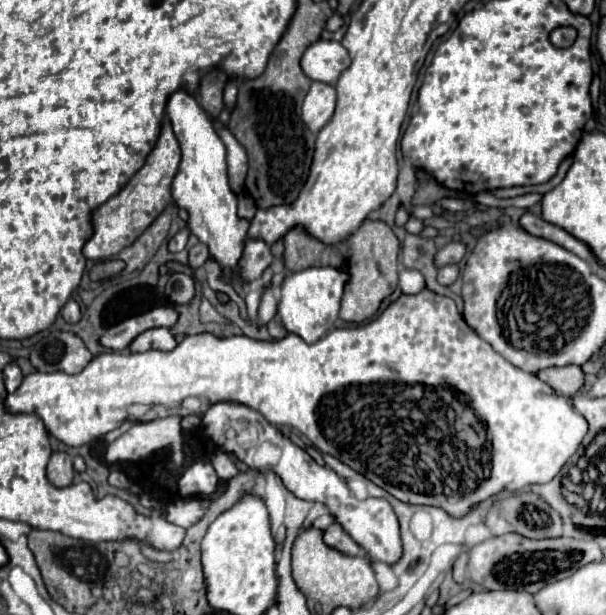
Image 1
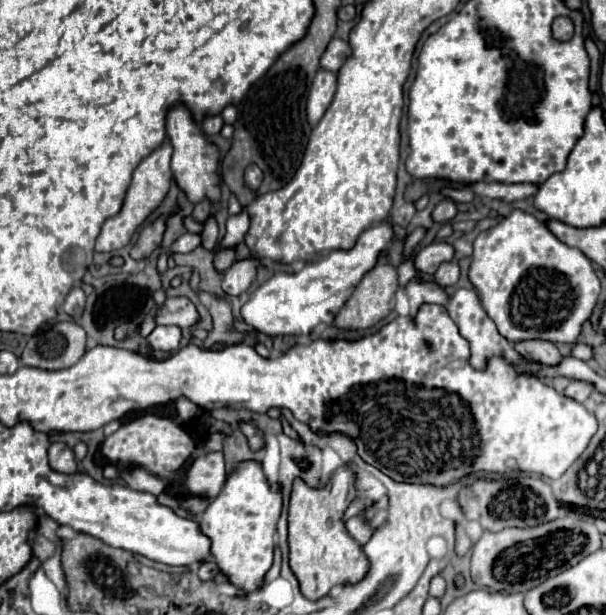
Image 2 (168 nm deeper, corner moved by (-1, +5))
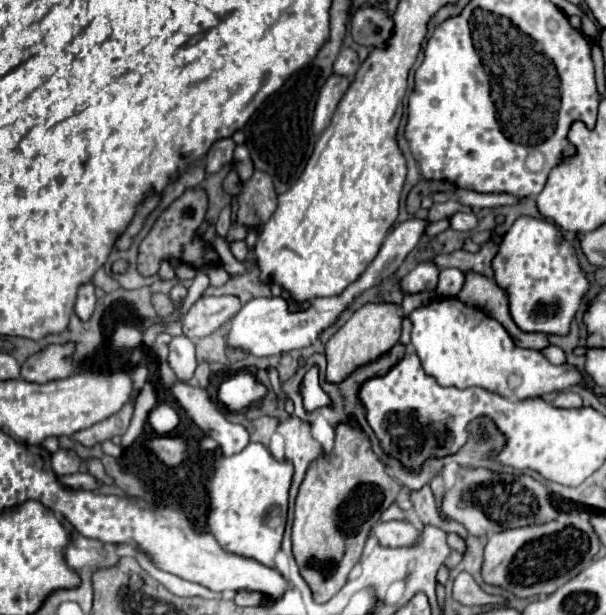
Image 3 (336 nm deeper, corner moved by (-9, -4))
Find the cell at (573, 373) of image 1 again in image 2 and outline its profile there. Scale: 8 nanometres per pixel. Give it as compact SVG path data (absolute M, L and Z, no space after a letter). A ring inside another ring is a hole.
M544 339L518 341L518 343L514 343L514 349L520 355L524 355L526 359L534 359L534 361L540 361L540 363L554 365L554 363L560 363L560 359L562 359L556 345L550 343L550 341L544 341Z

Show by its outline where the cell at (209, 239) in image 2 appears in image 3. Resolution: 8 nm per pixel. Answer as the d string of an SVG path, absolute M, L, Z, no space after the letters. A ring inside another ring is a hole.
M230 206L220 212L220 218L216 222L216 234L222 236L222 238L226 238L228 230L230 230Z

